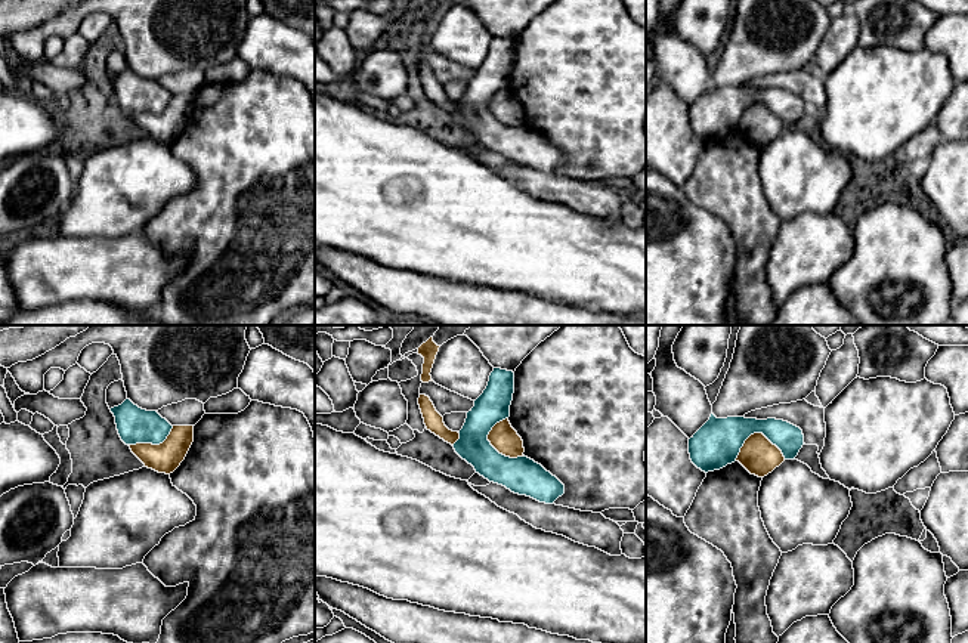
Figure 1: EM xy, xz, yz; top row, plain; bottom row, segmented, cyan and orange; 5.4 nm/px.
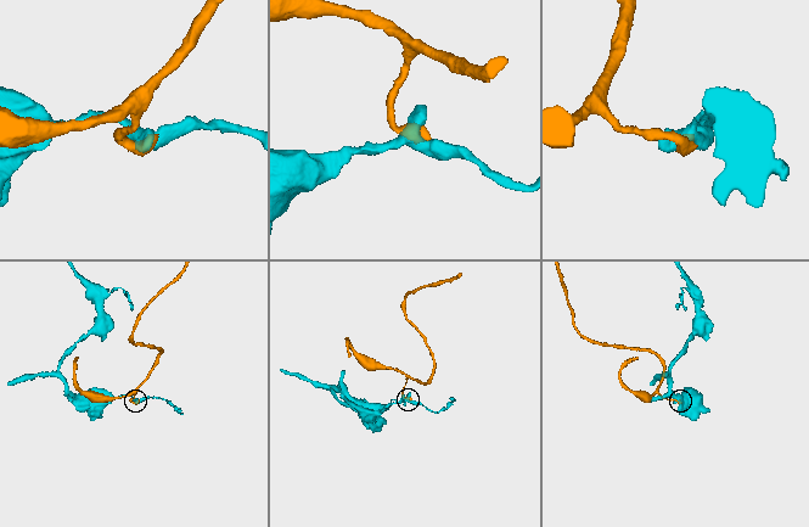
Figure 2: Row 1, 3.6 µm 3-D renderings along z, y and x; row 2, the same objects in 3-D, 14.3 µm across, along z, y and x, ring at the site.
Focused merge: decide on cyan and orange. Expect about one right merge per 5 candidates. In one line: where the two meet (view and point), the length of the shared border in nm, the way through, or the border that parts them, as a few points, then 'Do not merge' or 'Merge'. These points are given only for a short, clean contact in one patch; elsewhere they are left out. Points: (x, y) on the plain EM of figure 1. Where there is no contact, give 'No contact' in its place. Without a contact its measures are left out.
Touches cyan at xz (495, 118). Shared border 240 nm. Do not merge

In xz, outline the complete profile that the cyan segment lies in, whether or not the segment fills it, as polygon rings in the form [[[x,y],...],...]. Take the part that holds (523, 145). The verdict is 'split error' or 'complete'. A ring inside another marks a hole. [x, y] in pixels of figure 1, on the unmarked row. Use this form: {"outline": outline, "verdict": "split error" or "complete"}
{"outline": [[[494,37],[483,62],[474,69],[474,75],[467,81],[466,92],[458,101],[460,108],[452,114],[455,121],[471,133],[480,145],[489,151],[505,155],[514,163],[531,166],[539,171],[553,173],[565,163],[565,154],[547,140],[541,133],[528,126],[510,127],[500,123],[488,109],[492,96],[510,86],[510,74],[514,62],[514,41]]], "verdict": "complete"}

